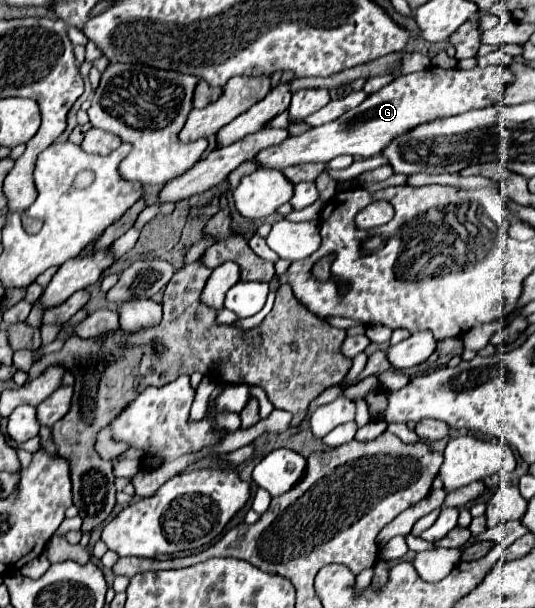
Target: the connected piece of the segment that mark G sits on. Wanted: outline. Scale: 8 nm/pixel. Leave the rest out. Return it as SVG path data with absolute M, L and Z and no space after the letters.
M487 66L487 68L427 68L421 72L413 72L409 76L401 76L389 86L383 86L379 92L371 94L361 106L349 110L341 118L323 124L319 128L311 128L299 136L287 138L281 146L267 148L257 154L257 162L265 168L283 170L293 164L303 162L323 162L327 164L331 158L341 154L371 158L383 152L391 138L399 134L407 134L415 126L423 122L433 122L435 118L449 118L455 114L463 114L467 110L487 108L503 100L503 90L515 82L515 76L505 66Z

